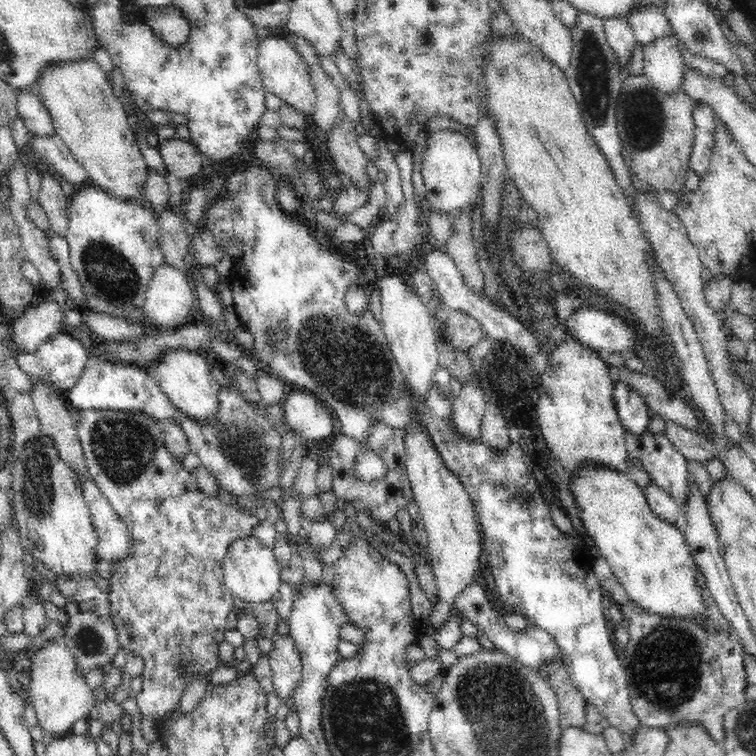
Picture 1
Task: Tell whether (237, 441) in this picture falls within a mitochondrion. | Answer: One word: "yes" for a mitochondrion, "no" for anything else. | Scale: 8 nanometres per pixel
yes

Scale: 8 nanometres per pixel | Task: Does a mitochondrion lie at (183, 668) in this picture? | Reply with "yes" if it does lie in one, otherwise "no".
no

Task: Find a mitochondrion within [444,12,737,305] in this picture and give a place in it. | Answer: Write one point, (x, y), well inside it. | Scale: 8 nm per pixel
(592, 78)

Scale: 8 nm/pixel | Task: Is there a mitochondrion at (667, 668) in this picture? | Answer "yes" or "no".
yes

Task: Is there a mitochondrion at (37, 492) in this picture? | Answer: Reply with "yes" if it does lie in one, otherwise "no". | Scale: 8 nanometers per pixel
yes

